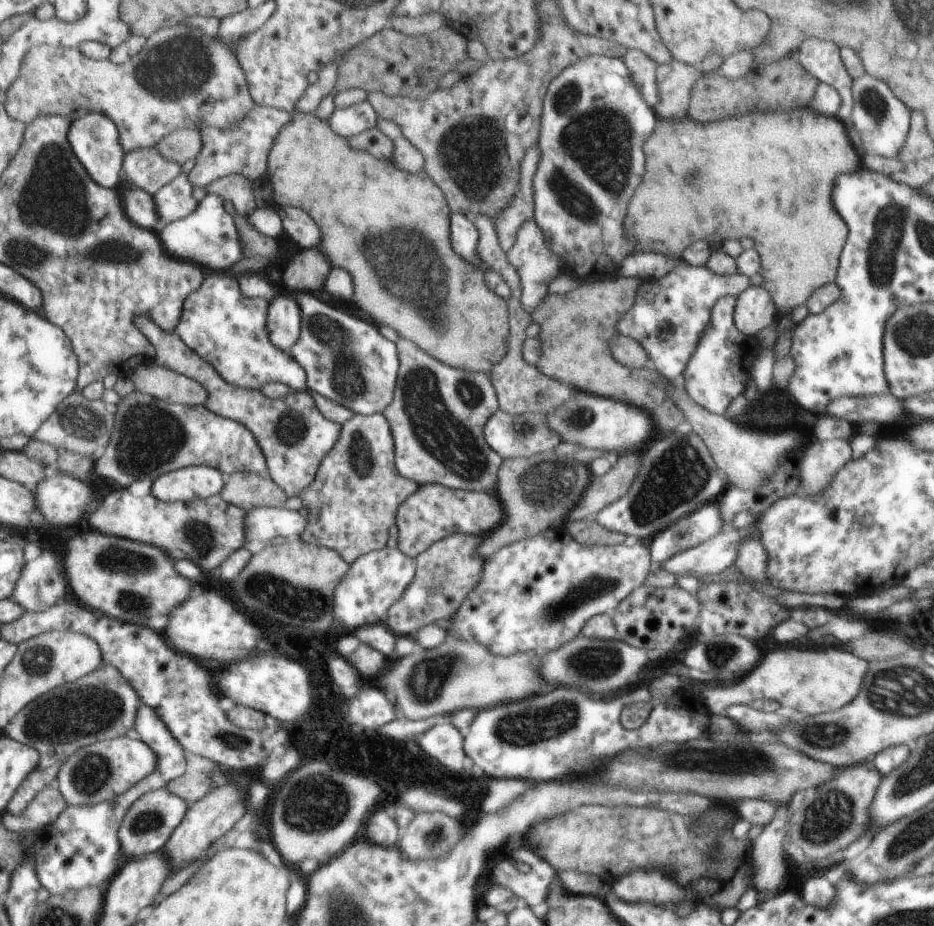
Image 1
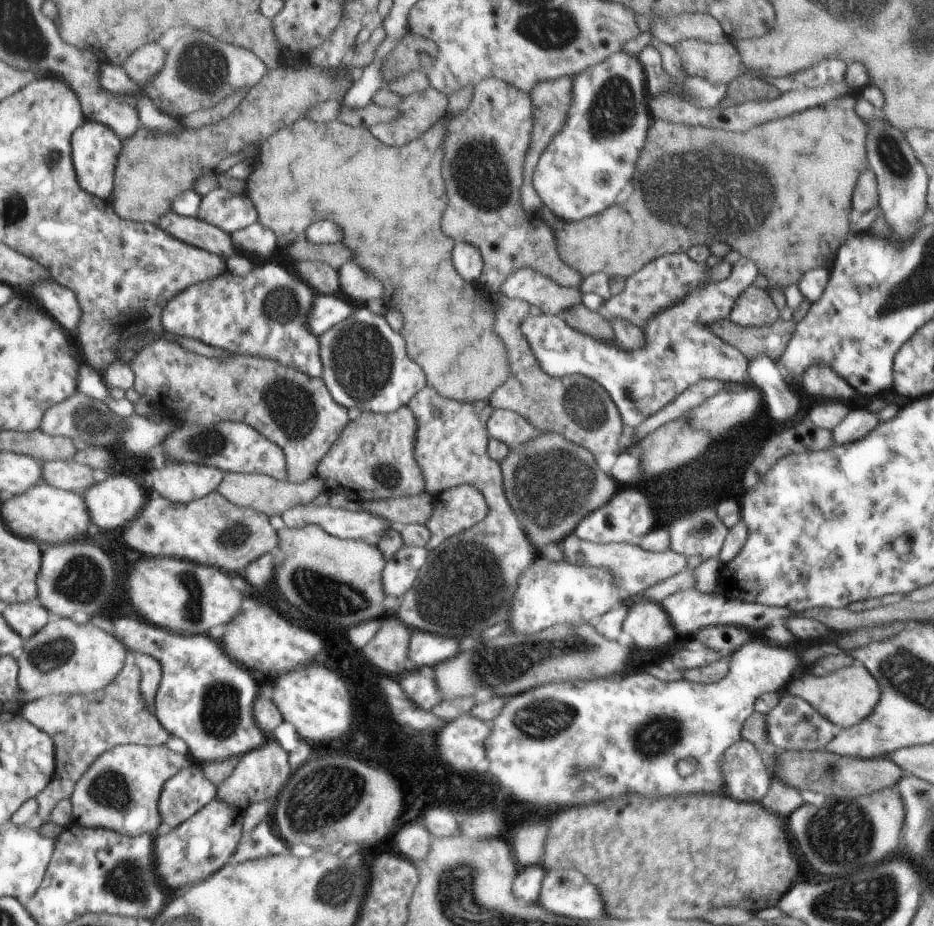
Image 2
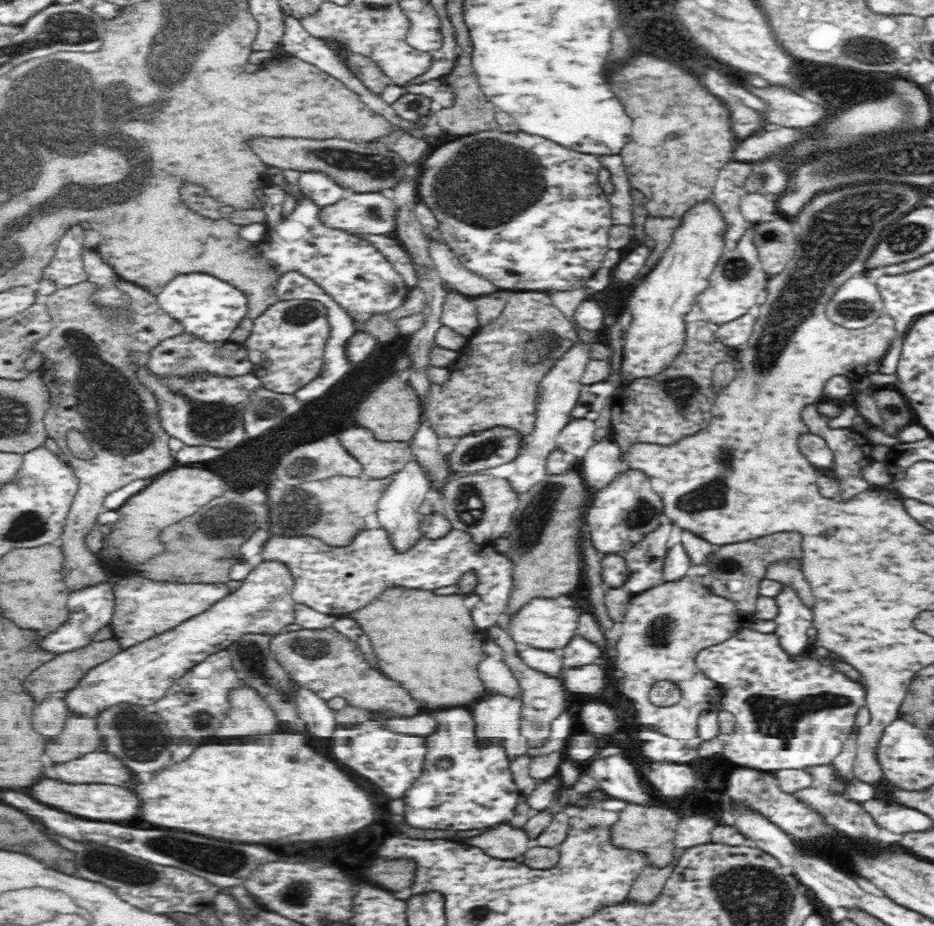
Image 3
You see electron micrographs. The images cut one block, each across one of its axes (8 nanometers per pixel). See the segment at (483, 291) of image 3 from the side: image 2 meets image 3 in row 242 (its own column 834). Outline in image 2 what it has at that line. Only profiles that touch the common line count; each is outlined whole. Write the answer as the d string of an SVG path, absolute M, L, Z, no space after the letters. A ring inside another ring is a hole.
M850 406L848 415L841 420L840 424L837 424L836 428L831 430L831 436L833 436L833 442L835 444L847 444L847 442L853 442L853 440L859 440L863 438L865 434L869 434L873 428L875 428L877 420L871 412L867 410L855 410L853 406Z

